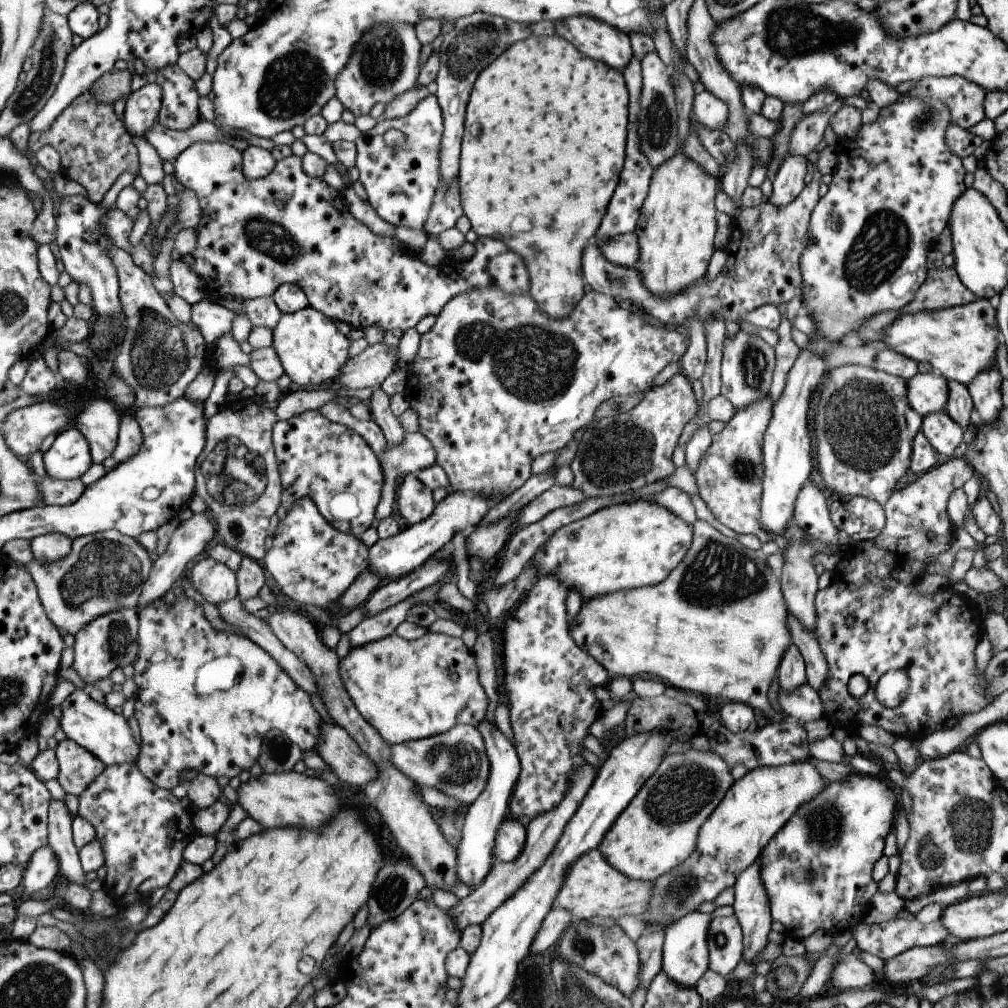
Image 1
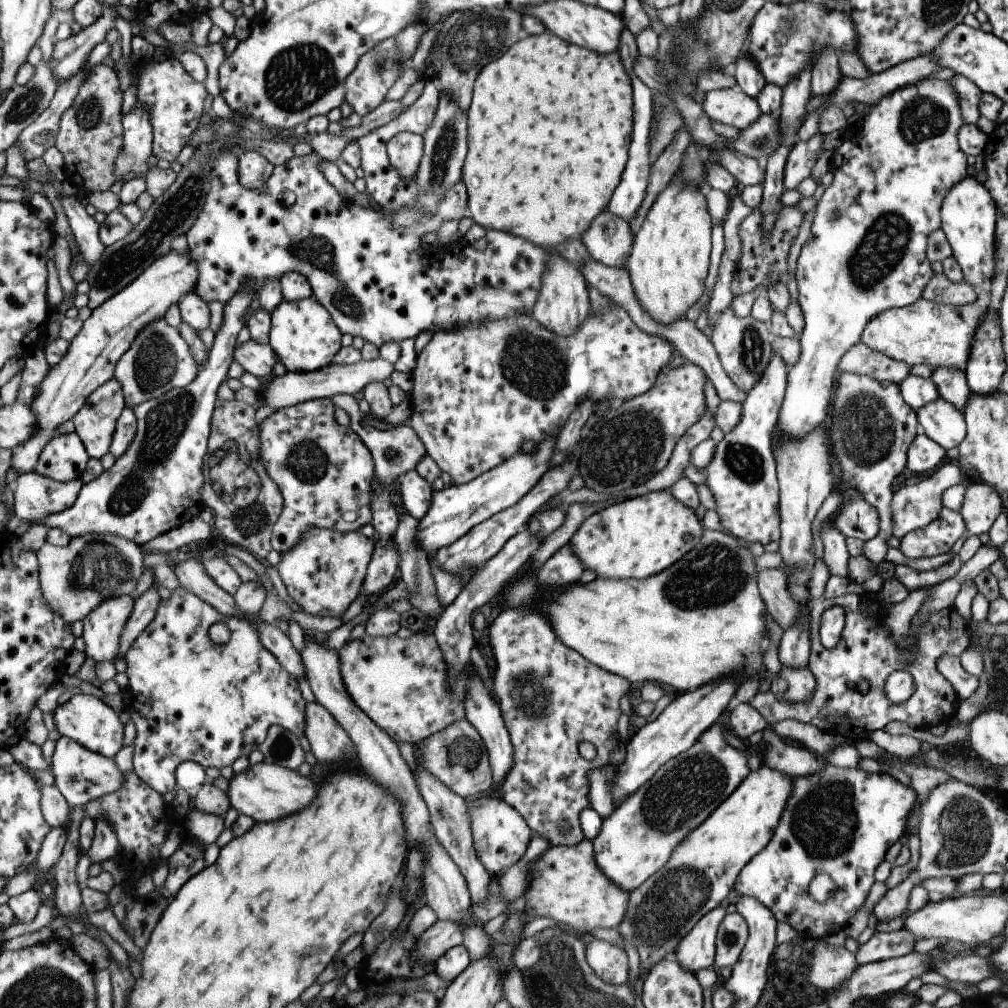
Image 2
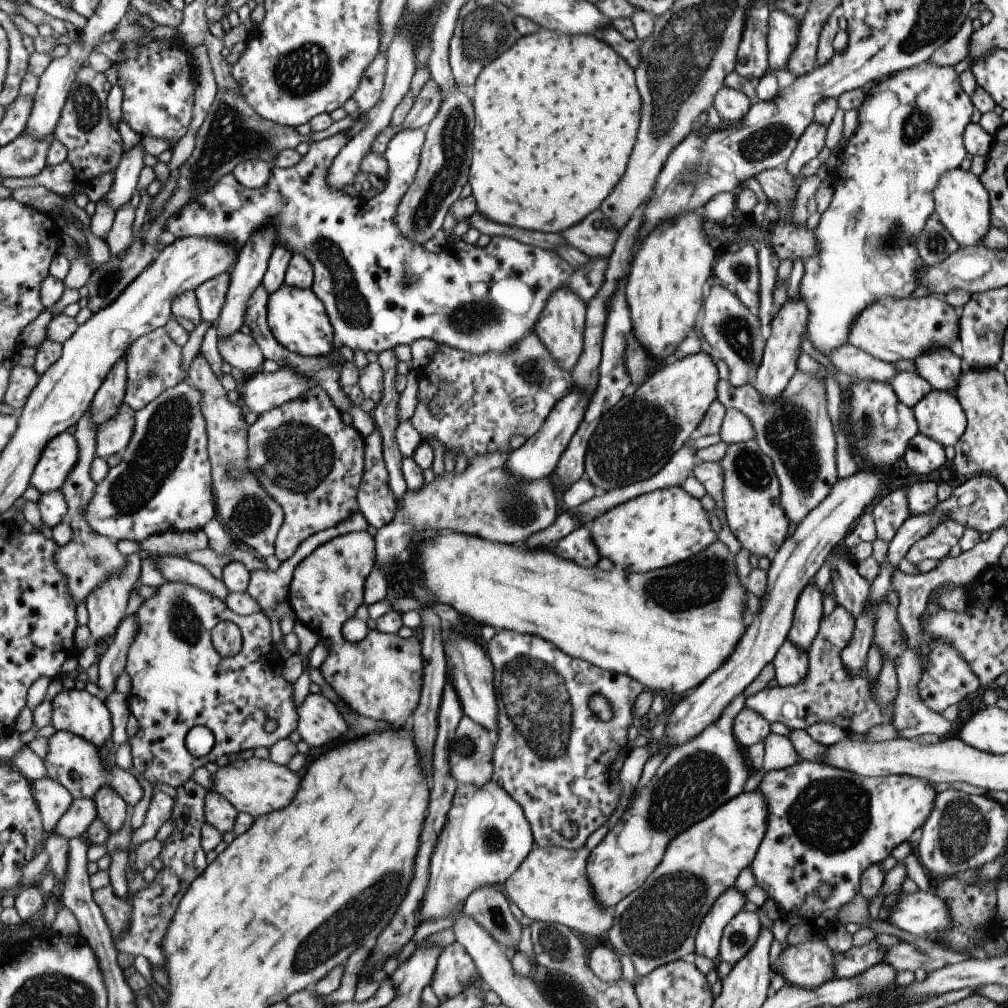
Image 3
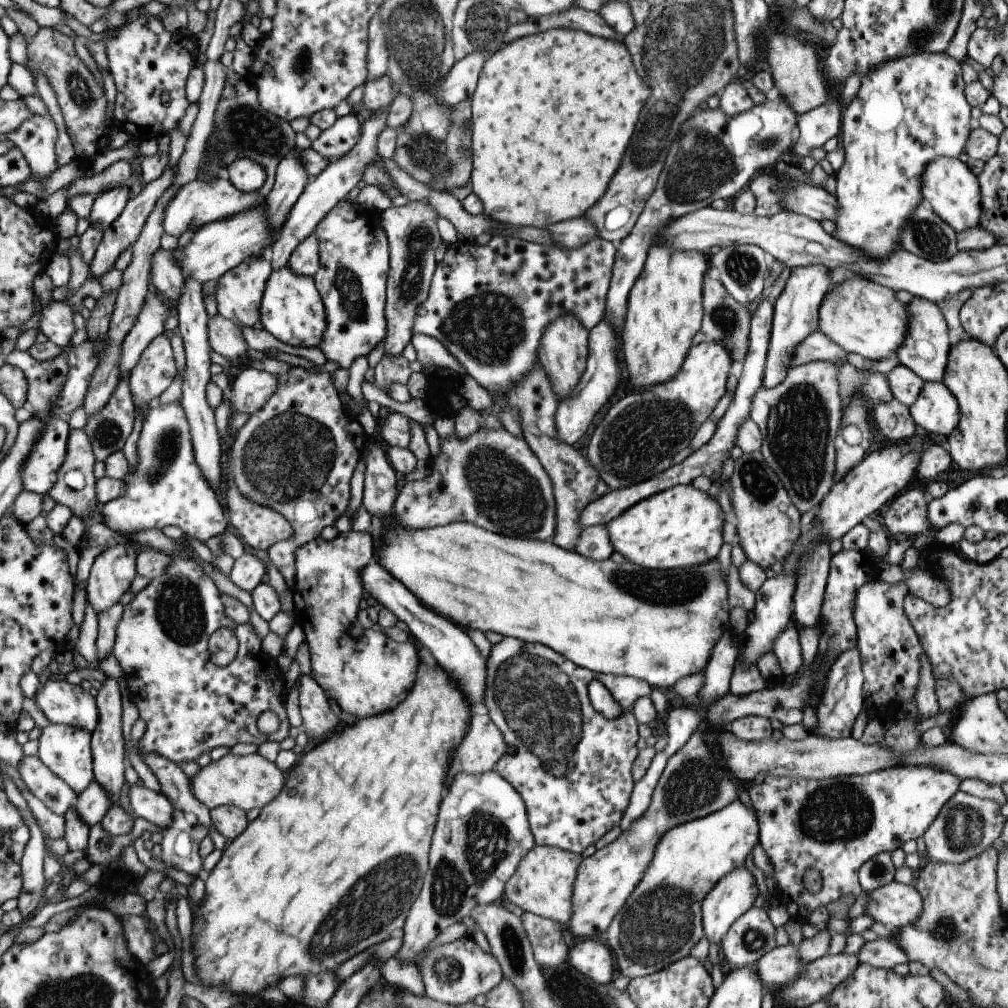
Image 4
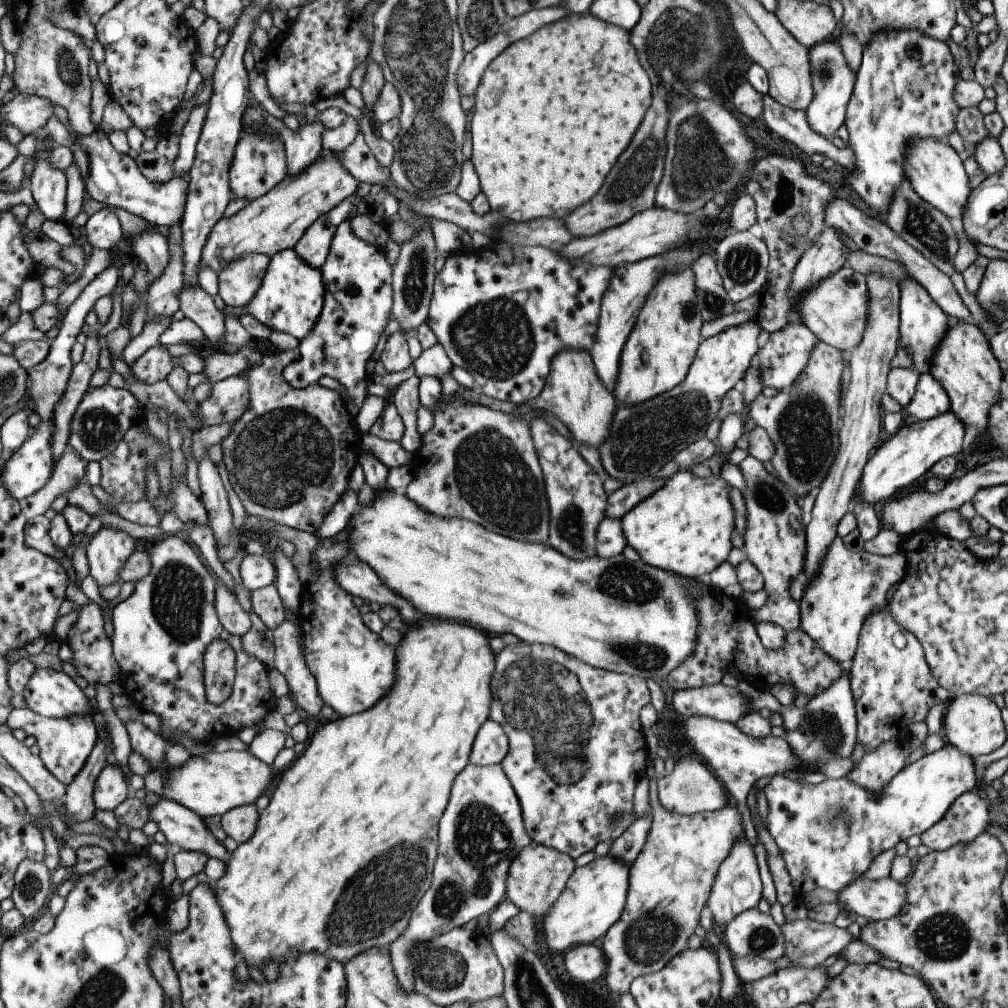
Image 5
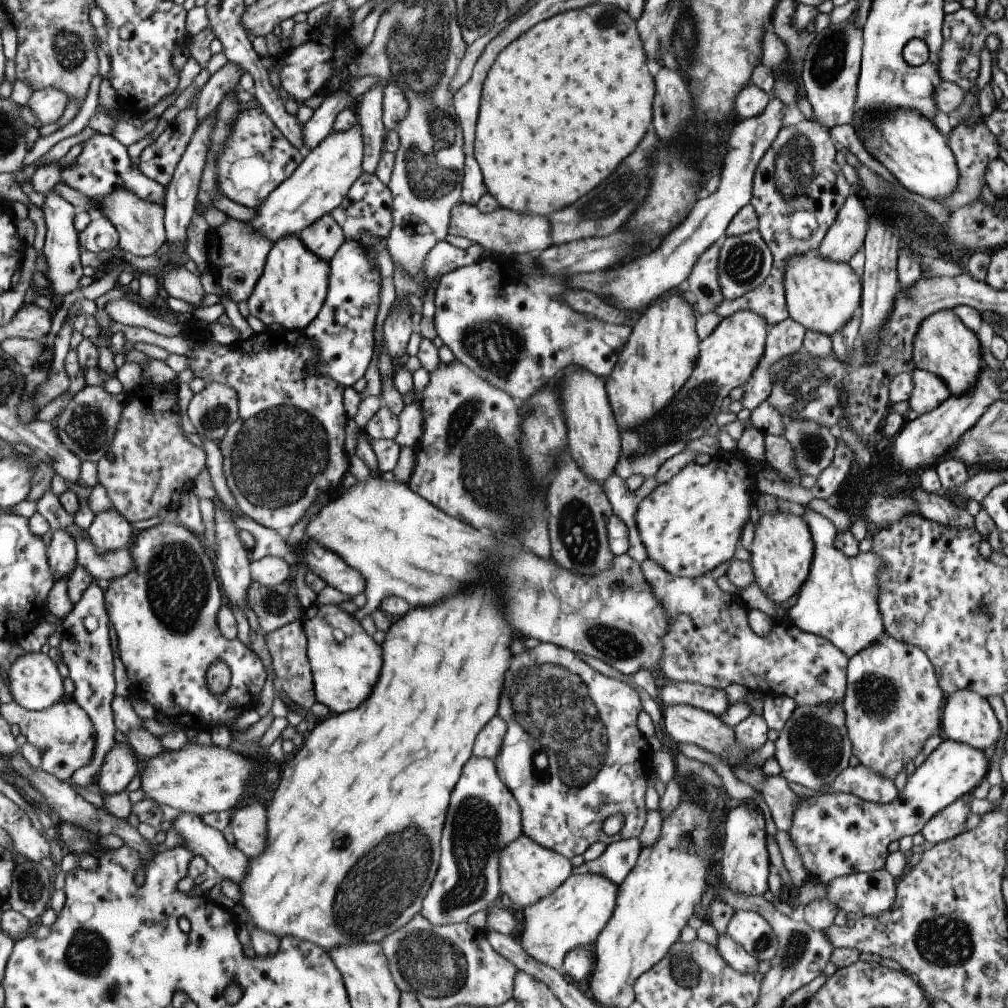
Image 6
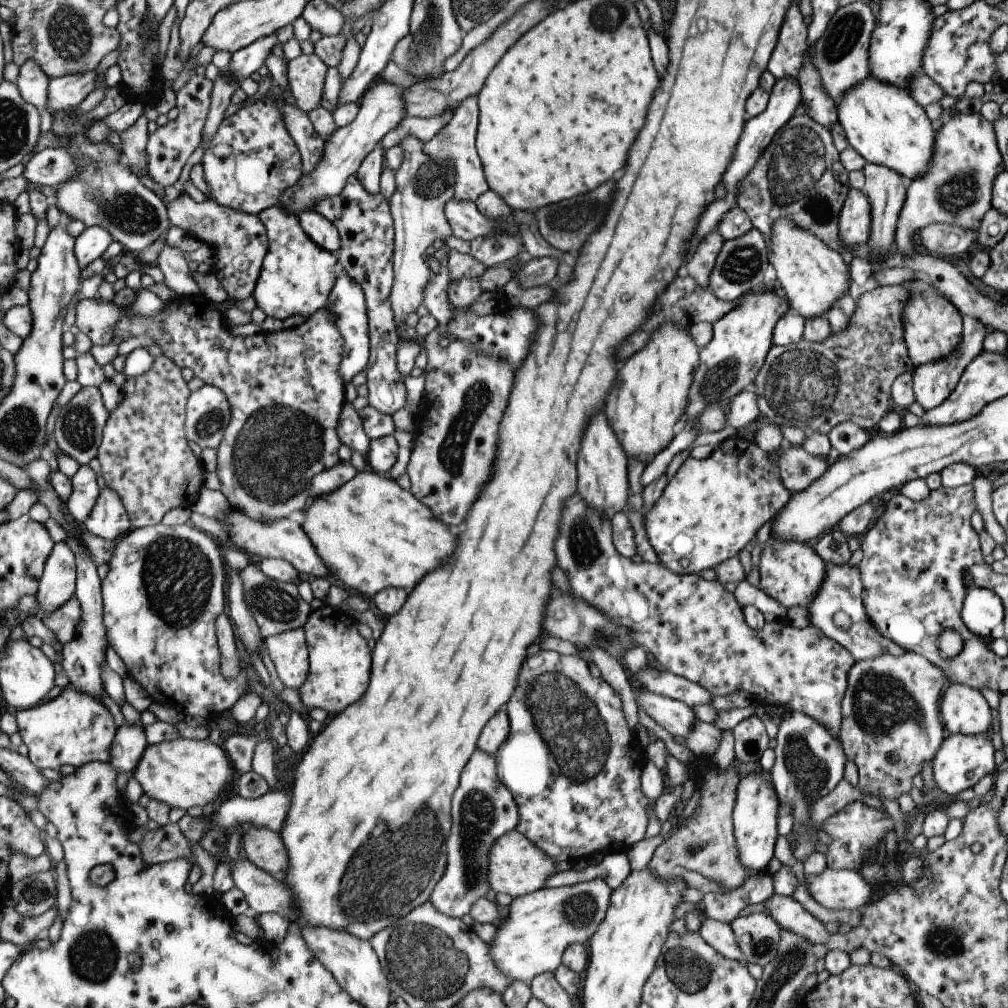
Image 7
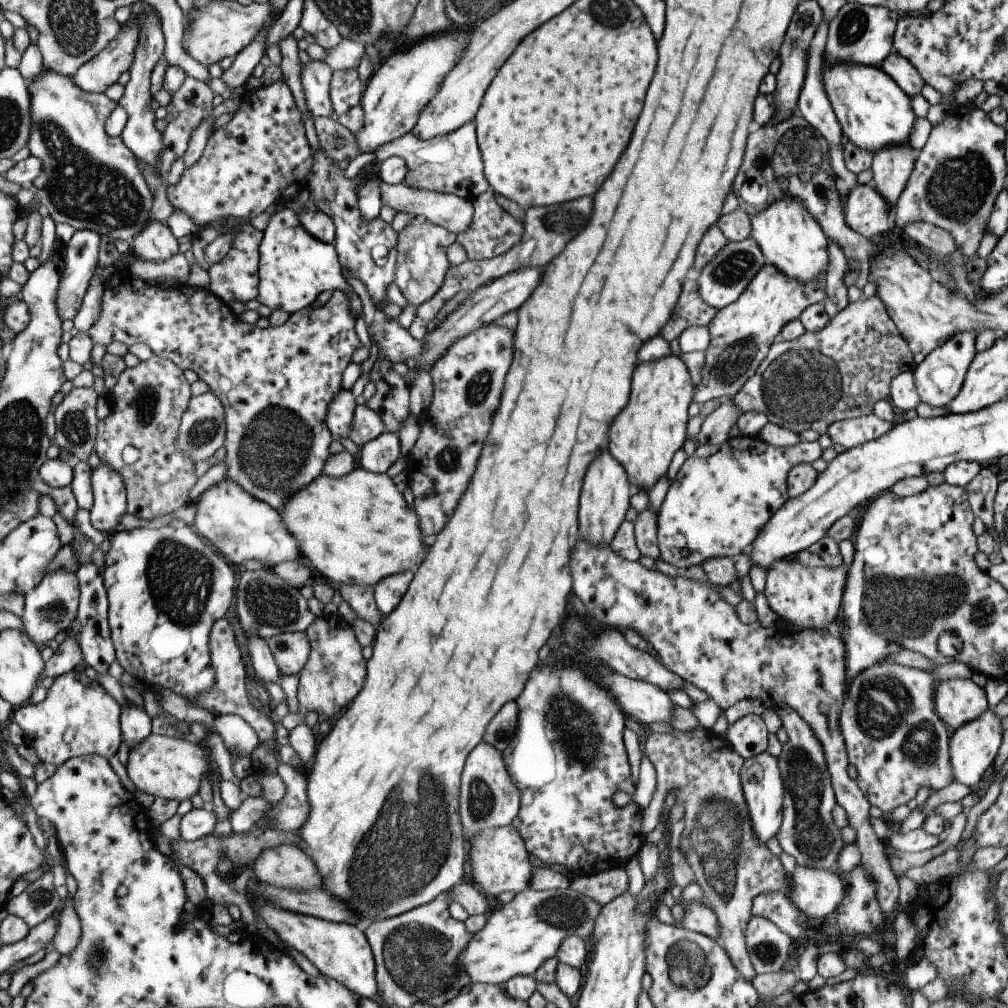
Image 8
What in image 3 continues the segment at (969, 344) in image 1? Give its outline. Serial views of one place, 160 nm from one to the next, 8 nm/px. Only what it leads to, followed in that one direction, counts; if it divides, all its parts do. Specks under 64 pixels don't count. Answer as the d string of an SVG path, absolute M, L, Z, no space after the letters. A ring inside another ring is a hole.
M929 294L918 298L883 297L857 314L848 330L846 342L874 359L892 364L900 360L912 361L929 349L948 348L957 333L958 315L945 301Z

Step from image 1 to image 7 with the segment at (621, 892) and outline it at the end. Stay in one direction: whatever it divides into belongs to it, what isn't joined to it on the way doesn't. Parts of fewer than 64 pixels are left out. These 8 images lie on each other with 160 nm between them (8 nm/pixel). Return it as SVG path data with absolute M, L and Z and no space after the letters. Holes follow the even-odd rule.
M515 829L496 838L490 846L487 862L487 882L490 895L503 892L511 898L525 896L543 887L545 879L554 872L553 860L544 855L528 838Z

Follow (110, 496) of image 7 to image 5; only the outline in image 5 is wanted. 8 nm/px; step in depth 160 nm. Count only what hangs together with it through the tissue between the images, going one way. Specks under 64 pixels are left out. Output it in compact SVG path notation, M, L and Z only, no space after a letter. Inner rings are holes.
M91 528L92 538L85 552L88 574L97 582L98 587L121 583L118 574L129 556L139 547L125 532L111 528Z

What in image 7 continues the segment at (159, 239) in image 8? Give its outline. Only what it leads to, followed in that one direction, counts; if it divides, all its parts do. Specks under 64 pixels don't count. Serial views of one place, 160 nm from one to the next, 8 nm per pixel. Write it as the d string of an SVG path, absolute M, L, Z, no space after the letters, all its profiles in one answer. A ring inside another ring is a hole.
M163 245L154 264L163 273L165 286L179 297L199 294L198 286L187 267L185 254L169 245Z

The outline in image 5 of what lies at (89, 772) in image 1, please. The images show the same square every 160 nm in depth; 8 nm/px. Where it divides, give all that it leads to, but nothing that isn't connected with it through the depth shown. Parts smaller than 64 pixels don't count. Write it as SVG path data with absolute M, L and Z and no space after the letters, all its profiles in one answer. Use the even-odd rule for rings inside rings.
M31 707L13 709L8 725L13 729L21 729L36 739L39 755L45 766L63 784L69 786L87 762L98 740L97 728L92 715L73 715L72 717L46 717ZM163 796L155 806L147 808L149 825L158 829L169 844L177 844L181 851L206 854L208 859L214 858L226 864L229 853L213 837L198 814Z

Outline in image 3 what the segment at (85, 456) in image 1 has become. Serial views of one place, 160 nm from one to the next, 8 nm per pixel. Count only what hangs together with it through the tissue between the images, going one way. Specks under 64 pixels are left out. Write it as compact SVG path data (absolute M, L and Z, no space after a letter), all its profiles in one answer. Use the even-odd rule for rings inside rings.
M69 432L55 437L44 450L32 476L32 486L43 493L60 491L79 460L79 446Z

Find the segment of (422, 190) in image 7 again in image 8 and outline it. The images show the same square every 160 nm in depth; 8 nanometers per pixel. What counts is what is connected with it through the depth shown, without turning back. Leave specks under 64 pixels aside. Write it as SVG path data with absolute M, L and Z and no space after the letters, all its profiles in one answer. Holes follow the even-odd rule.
M413 217L397 233L396 263L393 281L409 304L418 307L439 290L449 268L445 249L455 242L456 234L434 225L423 217Z

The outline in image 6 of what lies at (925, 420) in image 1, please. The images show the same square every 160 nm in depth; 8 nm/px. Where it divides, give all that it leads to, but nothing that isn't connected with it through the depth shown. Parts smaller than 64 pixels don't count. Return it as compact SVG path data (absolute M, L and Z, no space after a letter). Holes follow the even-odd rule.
M915 368L912 374L912 391L908 398L909 410L926 413L943 402L949 395L945 383L933 373Z

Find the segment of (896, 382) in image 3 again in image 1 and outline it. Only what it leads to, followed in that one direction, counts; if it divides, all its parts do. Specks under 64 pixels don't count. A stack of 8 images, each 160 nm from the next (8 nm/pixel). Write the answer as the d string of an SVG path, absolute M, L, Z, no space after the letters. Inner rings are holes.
M934 370L929 373L916 373L906 382L907 402L921 418L943 412L947 404L946 379Z

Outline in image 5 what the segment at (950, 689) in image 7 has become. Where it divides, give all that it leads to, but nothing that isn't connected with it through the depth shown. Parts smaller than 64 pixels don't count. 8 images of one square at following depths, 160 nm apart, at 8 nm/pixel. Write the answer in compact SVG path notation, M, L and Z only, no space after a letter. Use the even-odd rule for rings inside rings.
M968 694L950 697L944 705L942 715L945 736L943 740L972 758L997 750L1007 737L999 710L991 698L981 695Z

